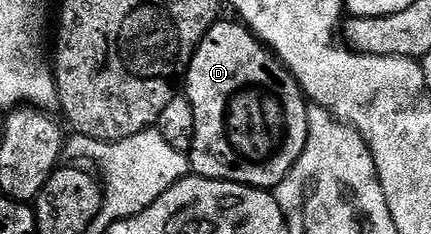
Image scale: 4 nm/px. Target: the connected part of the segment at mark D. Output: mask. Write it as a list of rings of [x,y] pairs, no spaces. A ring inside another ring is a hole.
[[[218,19],[217,23],[211,26],[211,30],[207,30],[203,42],[197,47],[195,54],[191,58],[191,66],[186,72],[183,81],[184,95],[188,96],[191,106],[195,110],[195,142],[187,155],[192,171],[203,178],[208,180],[230,180],[236,184],[247,184],[250,188],[273,190],[283,182],[283,178],[287,178],[287,174],[295,166],[299,154],[303,154],[303,146],[307,142],[307,134],[309,133],[307,97],[302,92],[301,87],[298,86],[295,77],[290,74],[289,69],[244,24],[236,19],[233,19],[234,21],[225,19]]]

